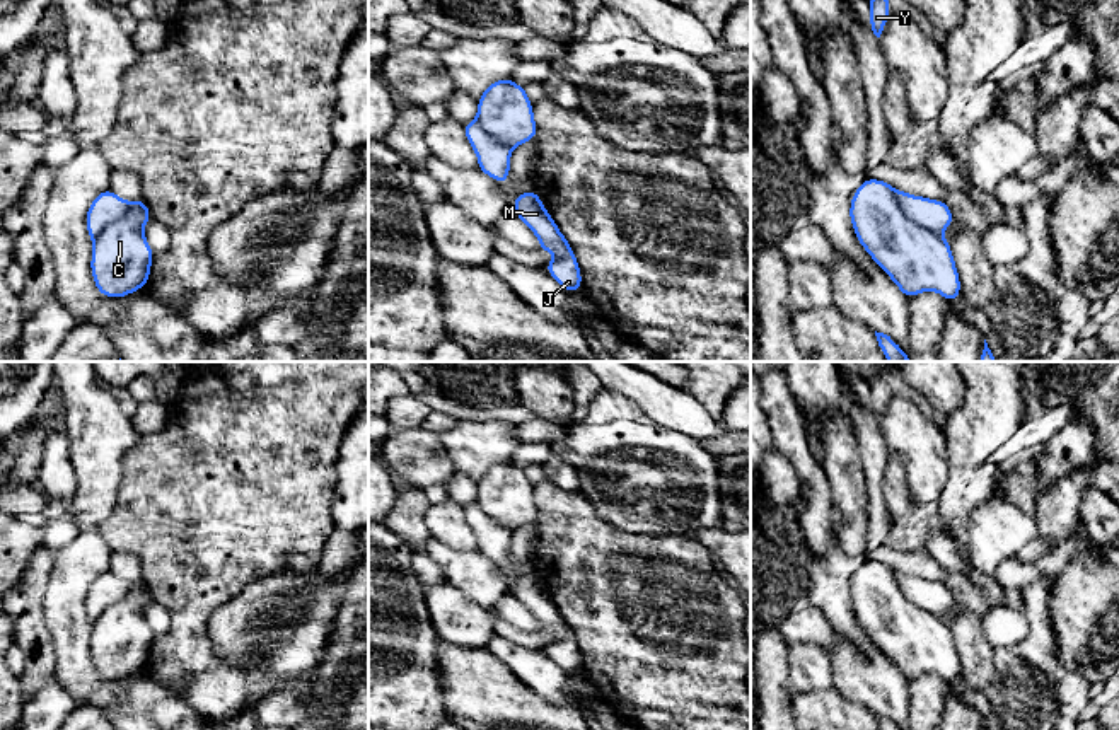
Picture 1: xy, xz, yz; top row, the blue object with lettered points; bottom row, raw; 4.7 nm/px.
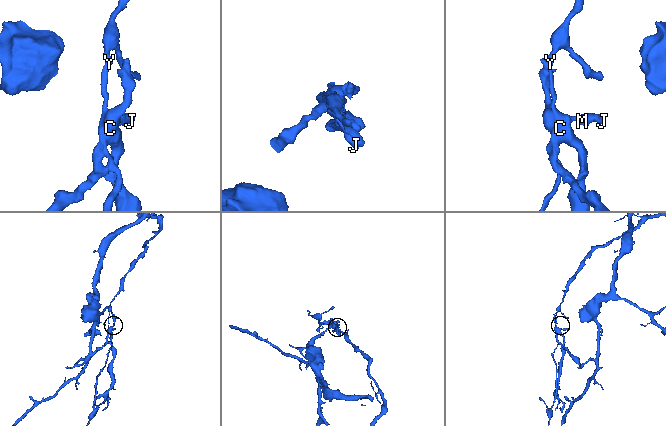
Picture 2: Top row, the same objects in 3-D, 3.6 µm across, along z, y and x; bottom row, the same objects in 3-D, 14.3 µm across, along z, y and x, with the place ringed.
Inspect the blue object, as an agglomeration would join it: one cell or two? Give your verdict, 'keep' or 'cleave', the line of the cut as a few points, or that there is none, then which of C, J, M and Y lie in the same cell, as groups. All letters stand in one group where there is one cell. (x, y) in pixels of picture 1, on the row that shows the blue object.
cleave | yz (892, 188), (906, 215), (940, 234) | C / J M Y

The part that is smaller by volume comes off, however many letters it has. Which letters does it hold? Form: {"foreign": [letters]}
{"foreign": ["J", "M", "Y"]}

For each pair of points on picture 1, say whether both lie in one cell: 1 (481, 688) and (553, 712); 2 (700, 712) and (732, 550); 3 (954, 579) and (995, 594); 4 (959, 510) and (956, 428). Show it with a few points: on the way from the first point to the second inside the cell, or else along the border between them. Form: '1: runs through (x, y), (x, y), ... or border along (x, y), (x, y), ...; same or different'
1: runs through (498, 705), (505, 712), (536, 712); same
2: border along (691, 536), (717, 561); different
3: border along (947, 568), (962, 572), (991, 606); different
4: runs through (961, 490), (961, 449); same

